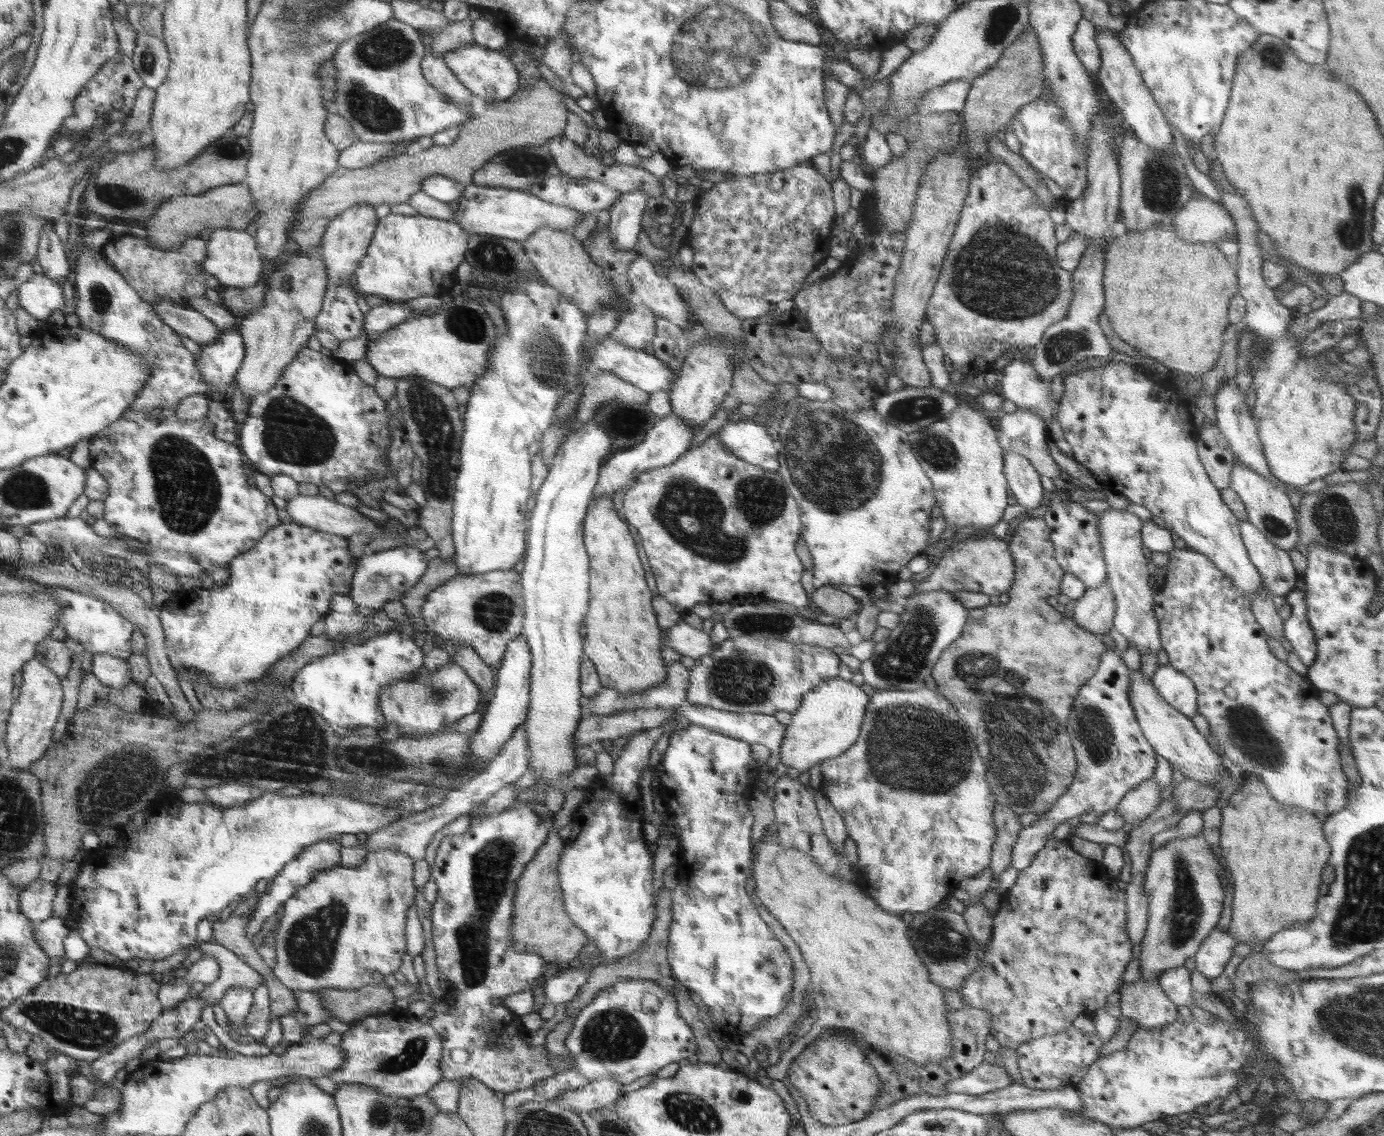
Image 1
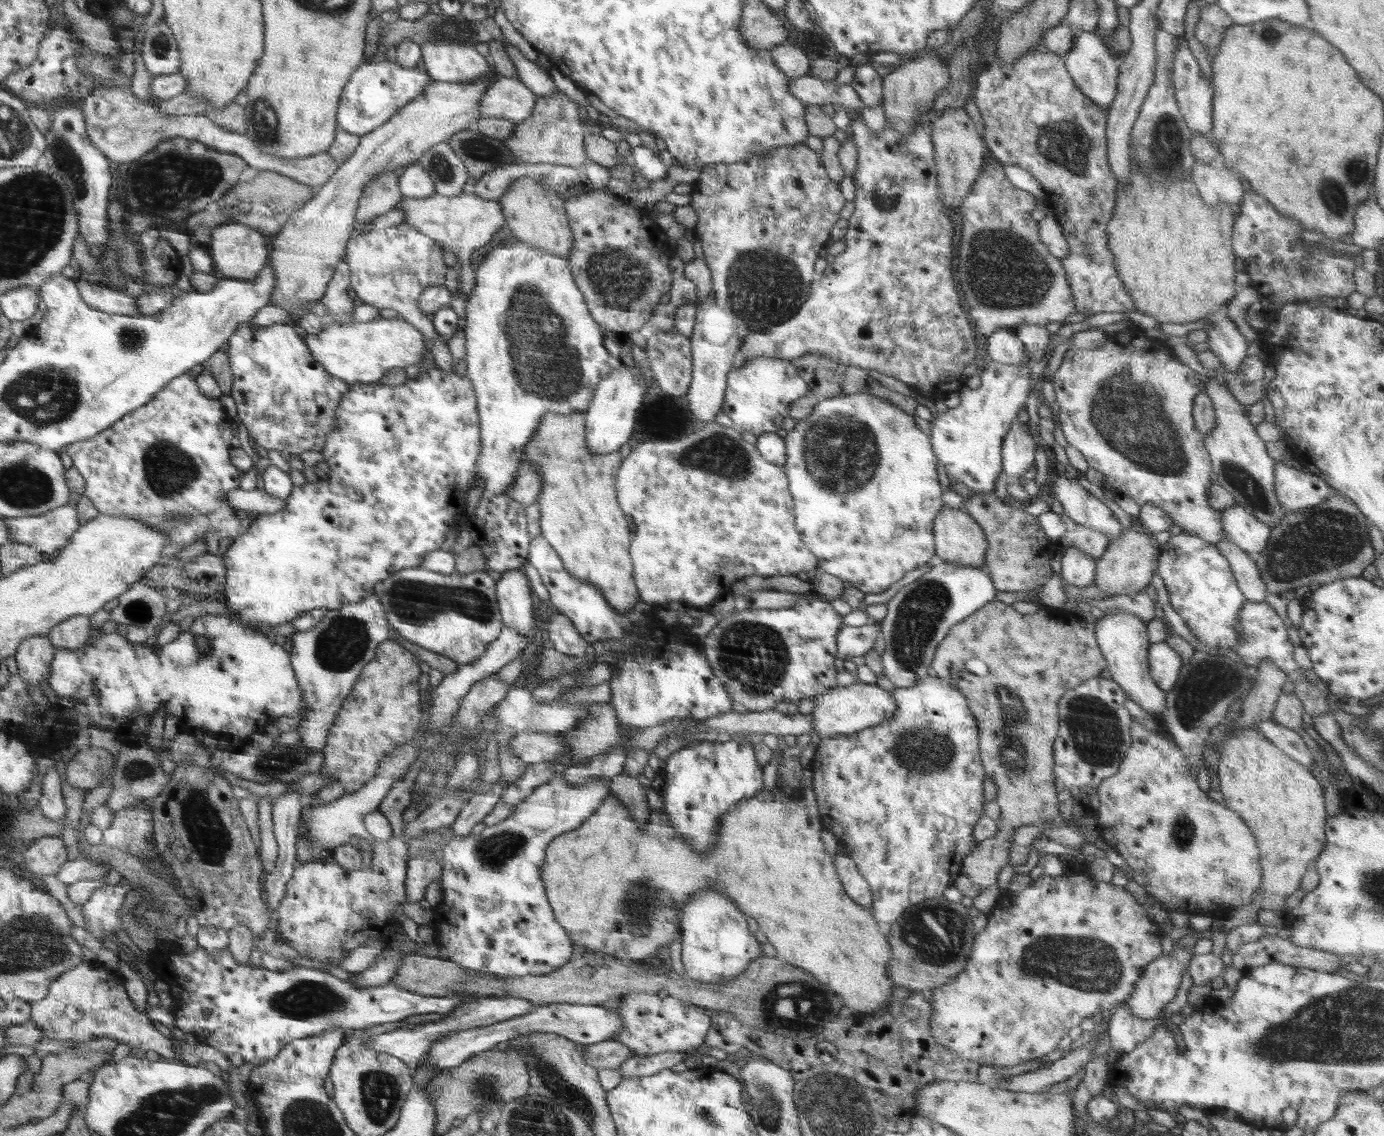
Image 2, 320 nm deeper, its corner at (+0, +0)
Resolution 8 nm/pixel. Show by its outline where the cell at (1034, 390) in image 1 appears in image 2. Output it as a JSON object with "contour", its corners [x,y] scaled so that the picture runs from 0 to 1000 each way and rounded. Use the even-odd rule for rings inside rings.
{"contour":[[[724,289],[715,294],[713,298],[712,313],[718,320],[728,320],[728,322],[738,322],[738,324],[743,322],[741,305],[733,292]]]}

